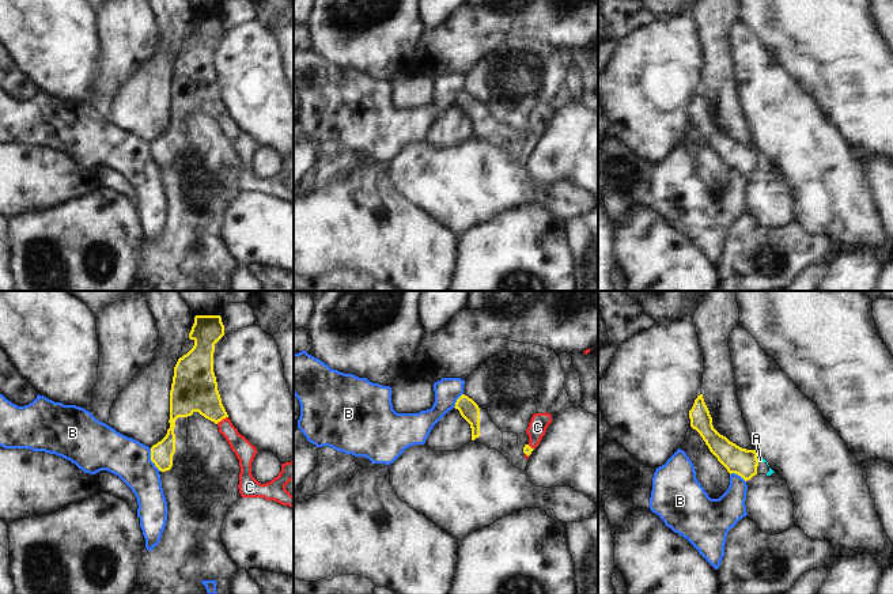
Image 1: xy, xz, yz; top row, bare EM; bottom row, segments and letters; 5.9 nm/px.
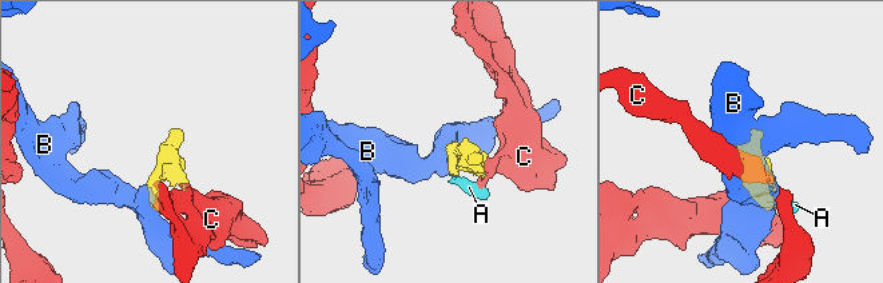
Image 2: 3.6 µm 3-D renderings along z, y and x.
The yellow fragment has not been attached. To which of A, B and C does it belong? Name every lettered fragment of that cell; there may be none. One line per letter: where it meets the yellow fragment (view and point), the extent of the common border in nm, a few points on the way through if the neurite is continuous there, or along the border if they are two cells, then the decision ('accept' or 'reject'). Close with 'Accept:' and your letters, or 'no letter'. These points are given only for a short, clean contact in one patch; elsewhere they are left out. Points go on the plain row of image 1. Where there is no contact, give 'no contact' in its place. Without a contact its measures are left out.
A: yz (757, 155) | 30 nm | along yz (756, 154), (759, 156) | reject
B: xy (151, 155) | 150 nm | reject
C: xy (222, 114) | 80 nm | across xy (195, 84), (222, 114), (226, 124), (245, 147) | accept
Accept: C

